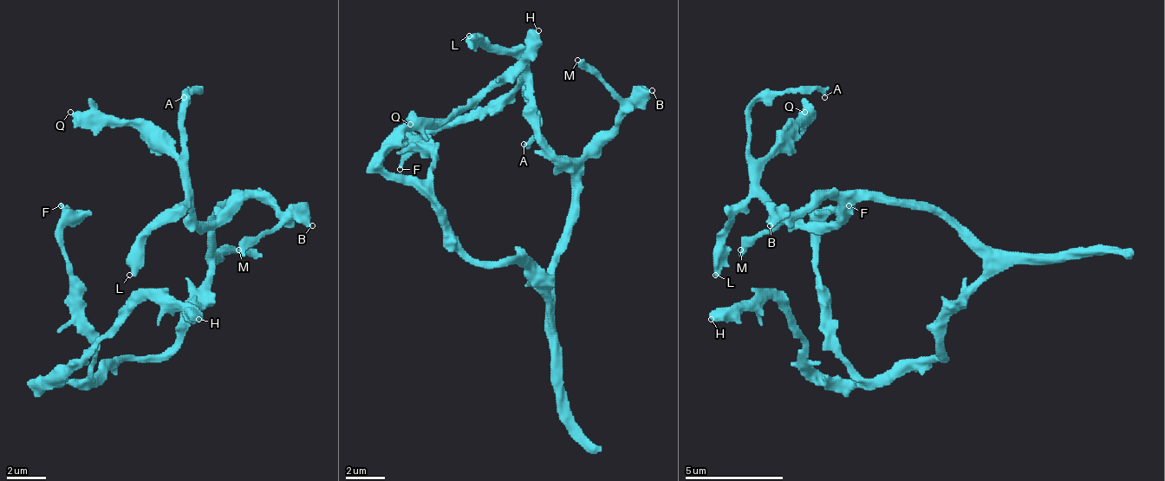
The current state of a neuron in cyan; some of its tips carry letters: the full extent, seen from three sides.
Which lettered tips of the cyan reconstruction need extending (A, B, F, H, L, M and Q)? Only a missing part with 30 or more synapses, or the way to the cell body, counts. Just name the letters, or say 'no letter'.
no letter

